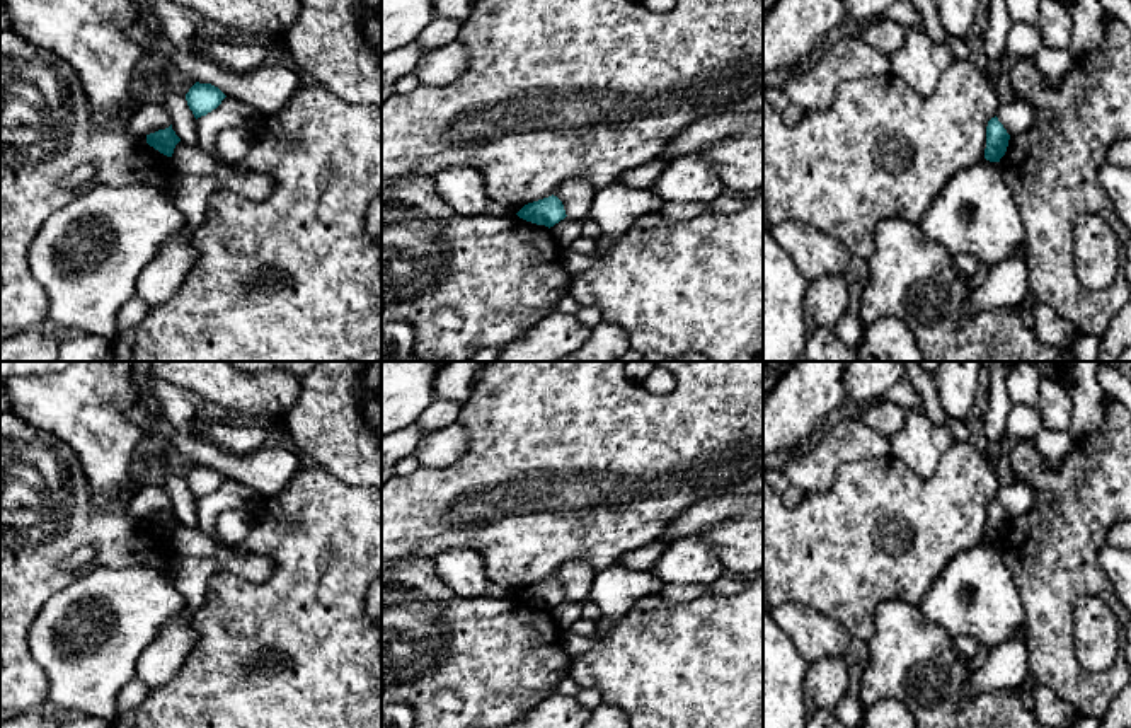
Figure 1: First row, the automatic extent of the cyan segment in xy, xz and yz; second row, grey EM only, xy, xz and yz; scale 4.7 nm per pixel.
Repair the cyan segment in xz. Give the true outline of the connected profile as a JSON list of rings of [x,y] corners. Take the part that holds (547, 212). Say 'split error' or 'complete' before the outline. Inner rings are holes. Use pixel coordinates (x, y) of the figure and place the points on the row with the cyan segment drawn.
complete | [[[554,194],[525,205],[516,215],[526,222],[548,228],[567,217],[562,201]]]

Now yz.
complete | [[[991,118],[986,126],[986,148],[985,148],[985,159],[990,162],[1000,162],[1000,159],[1005,155],[1008,147],[1010,135],[1003,128],[1003,124],[998,121],[998,118]]]

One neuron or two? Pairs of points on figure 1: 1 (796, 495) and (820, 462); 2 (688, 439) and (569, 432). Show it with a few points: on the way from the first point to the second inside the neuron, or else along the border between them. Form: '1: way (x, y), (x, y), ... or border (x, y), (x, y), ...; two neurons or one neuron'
1: border (791, 483), (804, 491); two neurons
2: way (660, 439), (639, 437), (634, 432), (598, 432); one neuron

